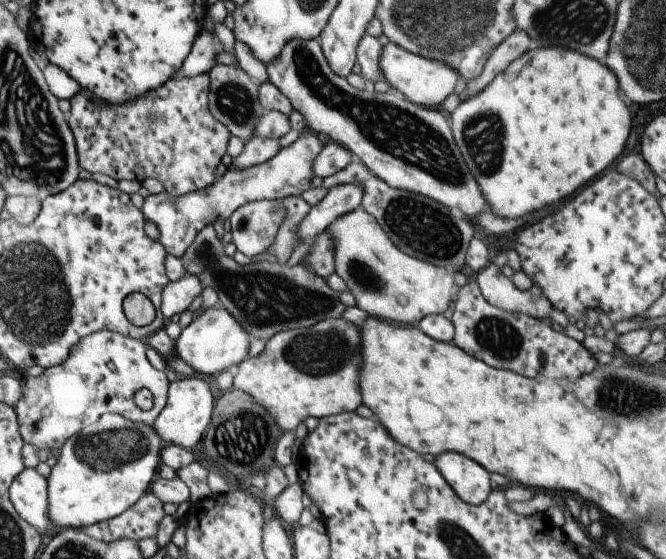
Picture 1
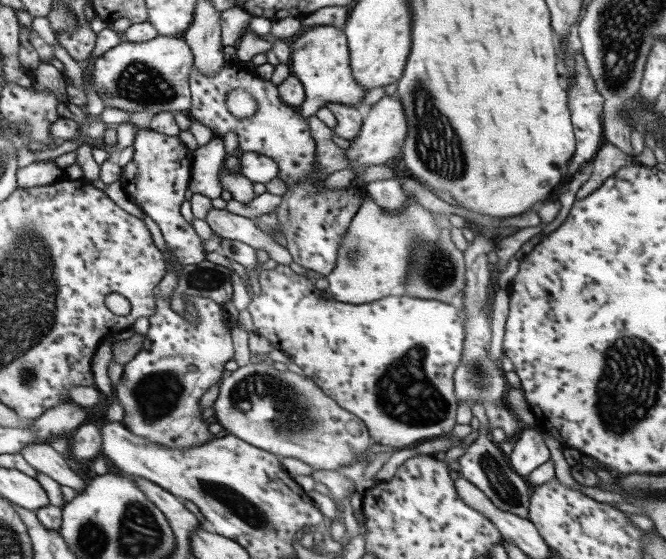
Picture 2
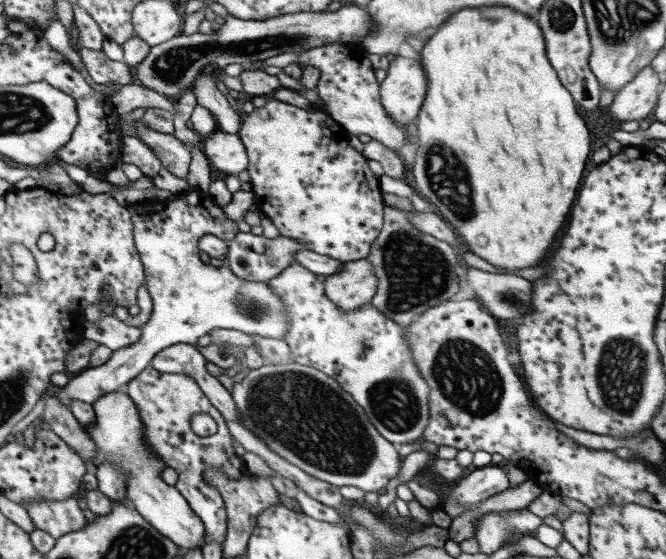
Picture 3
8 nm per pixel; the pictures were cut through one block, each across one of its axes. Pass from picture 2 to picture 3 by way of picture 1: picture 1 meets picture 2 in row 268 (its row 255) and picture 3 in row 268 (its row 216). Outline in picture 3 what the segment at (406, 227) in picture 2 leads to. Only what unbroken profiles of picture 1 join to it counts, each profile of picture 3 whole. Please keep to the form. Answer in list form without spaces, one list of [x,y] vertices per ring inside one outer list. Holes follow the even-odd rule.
[[[367,259],[343,261],[338,271],[322,282],[327,300],[337,310],[351,311],[371,301],[377,288],[377,277]]]

